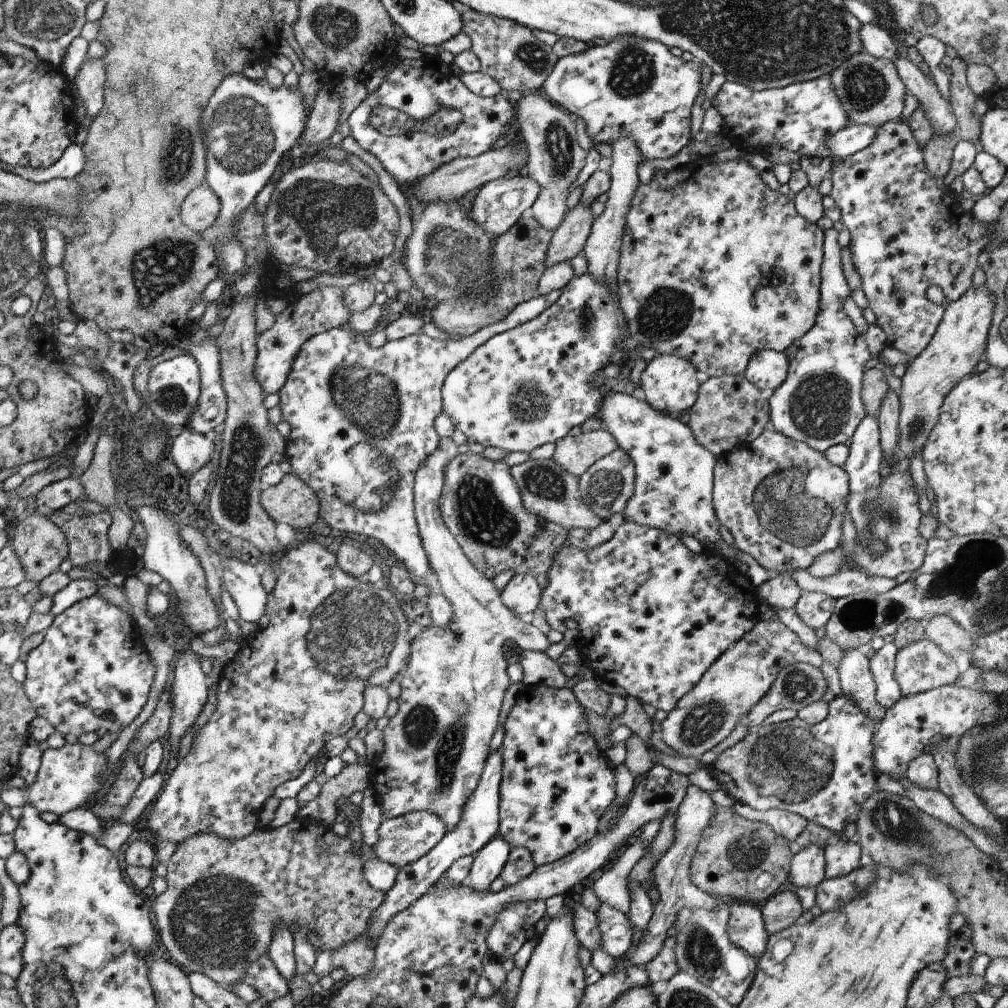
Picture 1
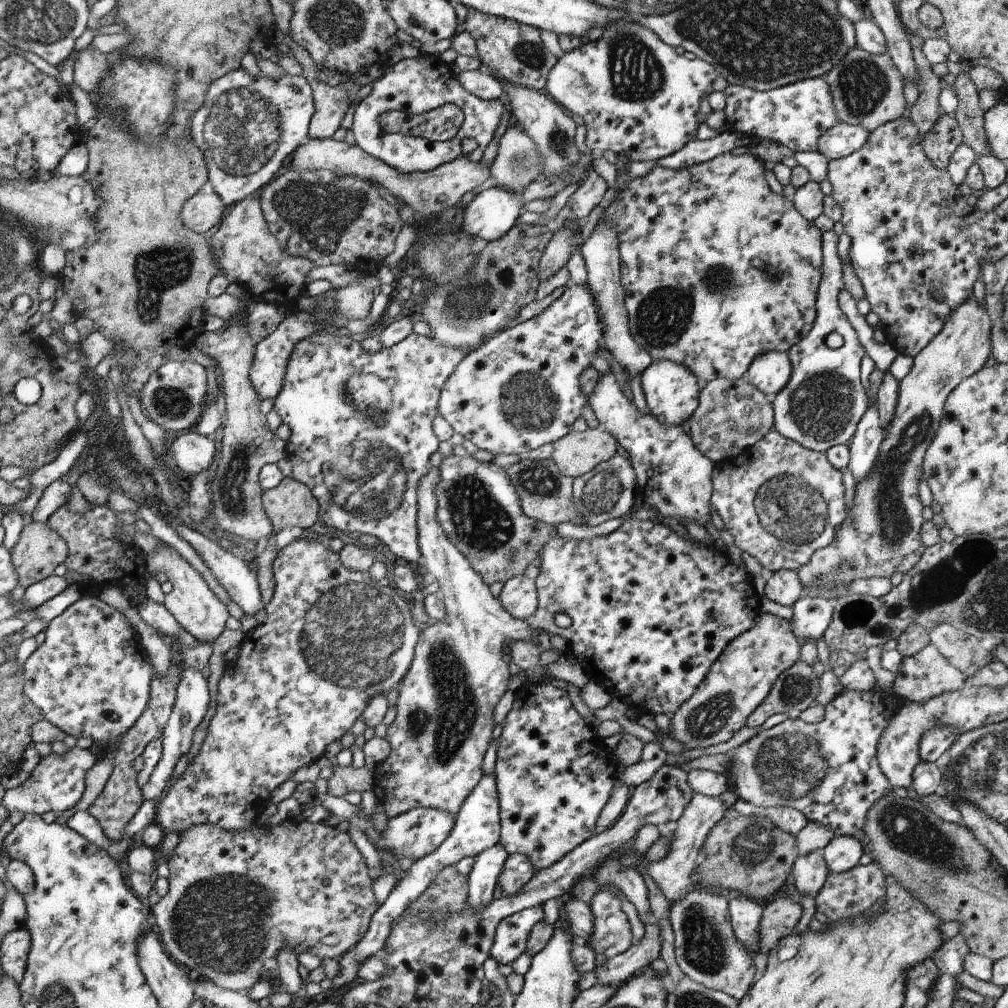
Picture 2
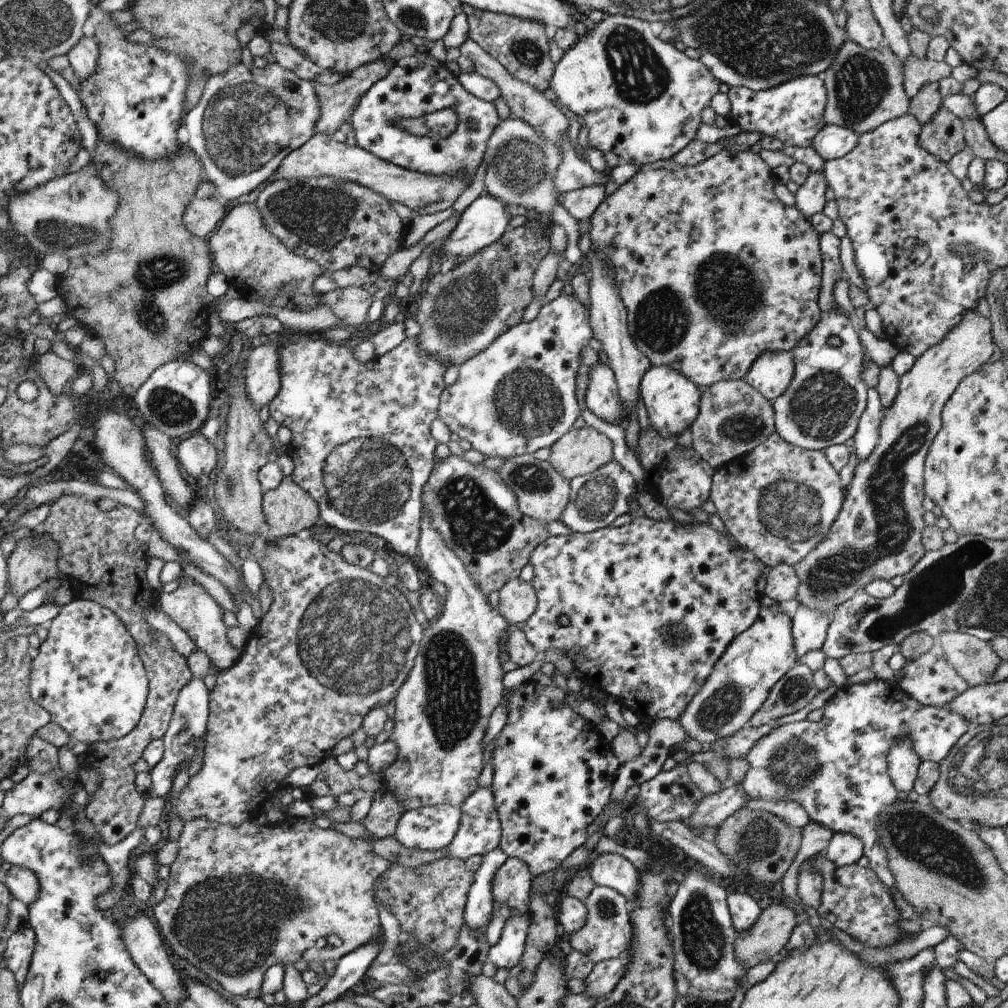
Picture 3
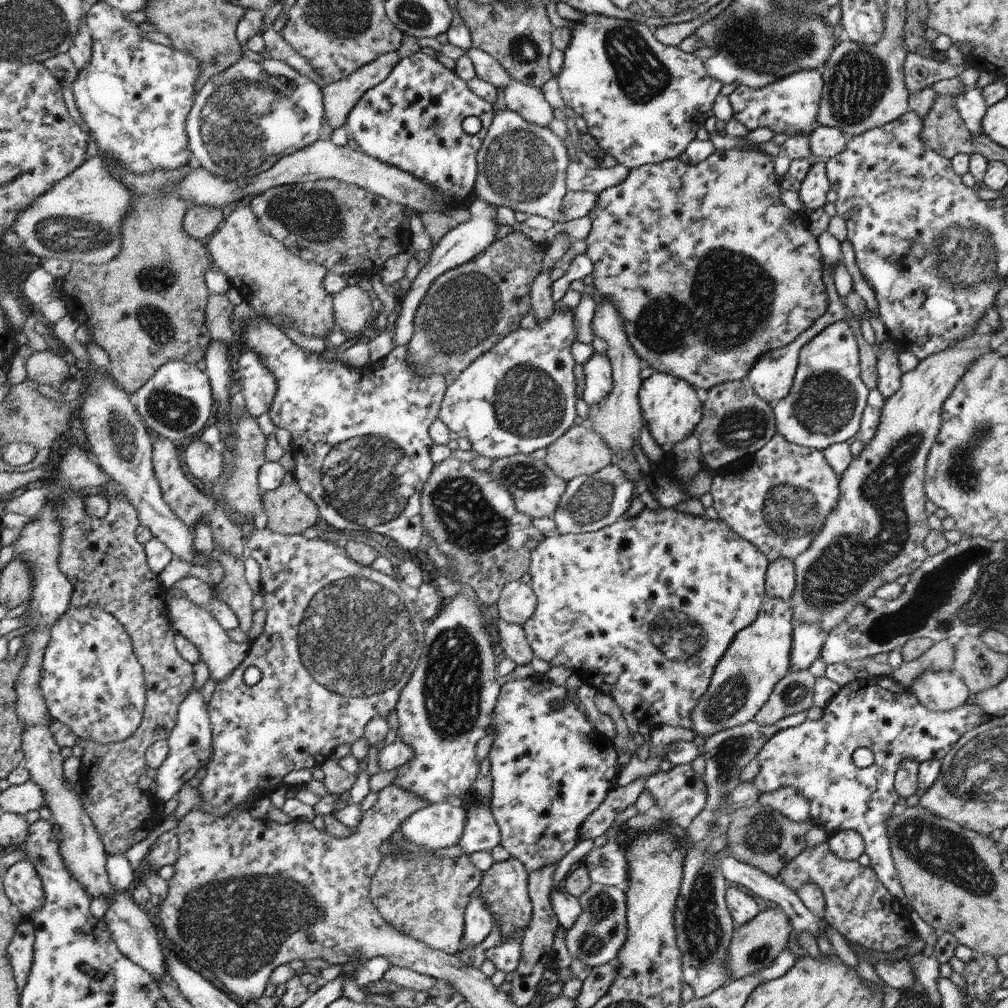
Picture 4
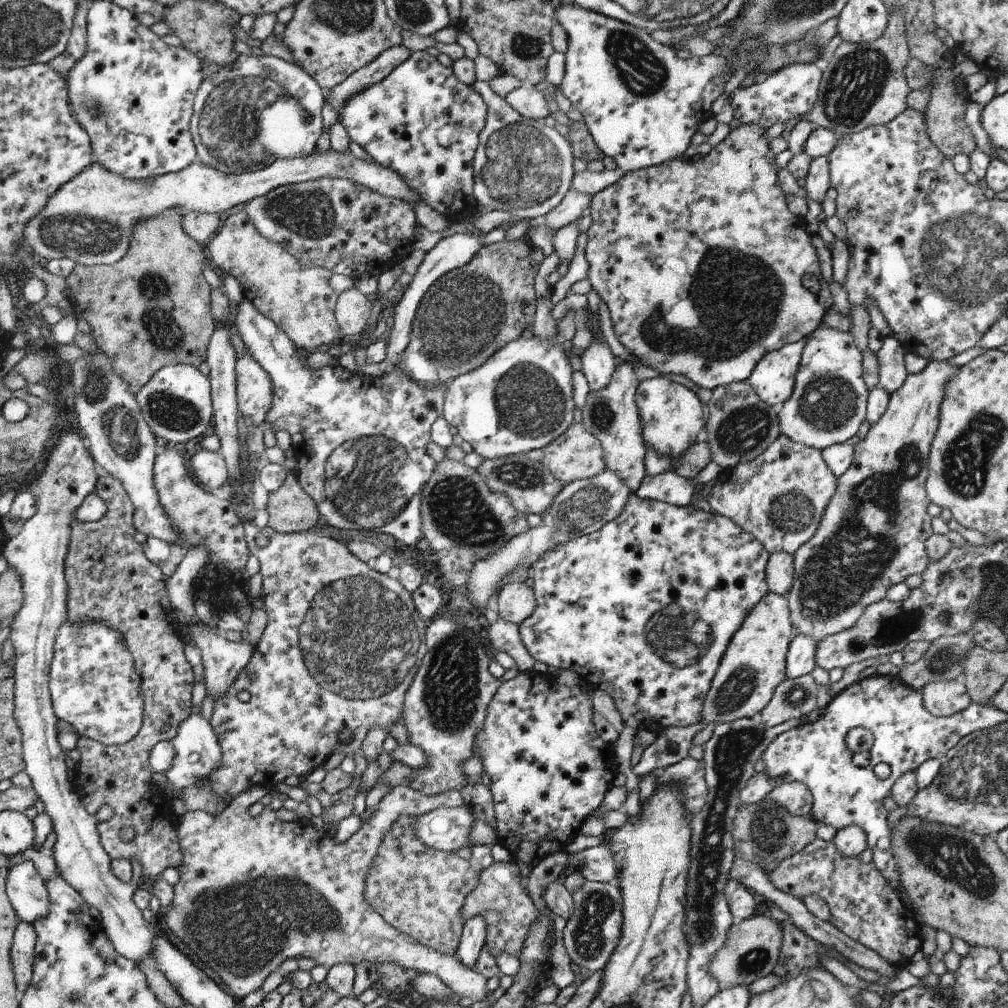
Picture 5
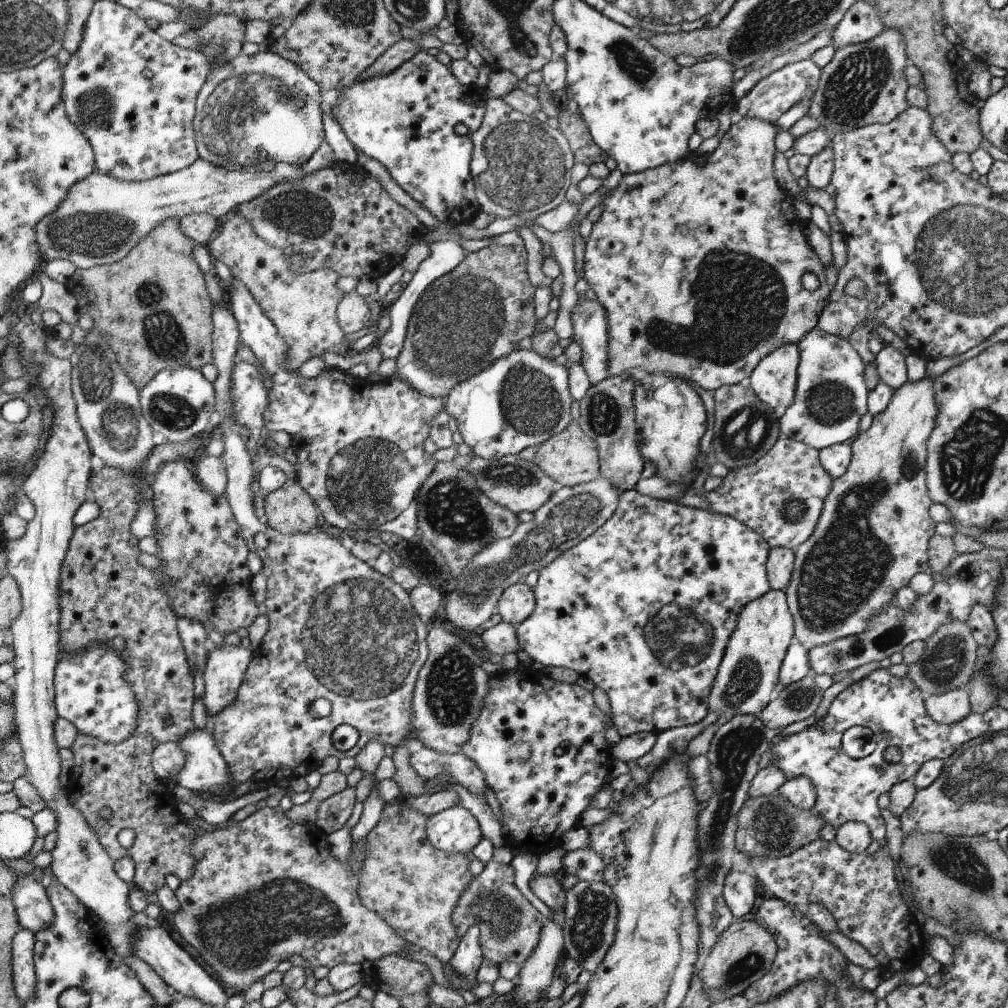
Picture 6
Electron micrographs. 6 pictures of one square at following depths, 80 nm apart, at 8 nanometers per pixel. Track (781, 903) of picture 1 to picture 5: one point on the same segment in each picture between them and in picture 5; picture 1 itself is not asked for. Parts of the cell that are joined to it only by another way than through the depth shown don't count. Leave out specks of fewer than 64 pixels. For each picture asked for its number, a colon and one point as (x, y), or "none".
2: (780, 918)
3: (768, 937)
4: (754, 946)
5: (753, 947)

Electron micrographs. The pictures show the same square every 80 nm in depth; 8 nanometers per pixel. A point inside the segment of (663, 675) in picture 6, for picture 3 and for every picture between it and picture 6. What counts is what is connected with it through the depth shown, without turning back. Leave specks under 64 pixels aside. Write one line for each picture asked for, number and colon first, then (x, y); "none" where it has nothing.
3: (653, 605)
4: (642, 610)
5: (644, 608)

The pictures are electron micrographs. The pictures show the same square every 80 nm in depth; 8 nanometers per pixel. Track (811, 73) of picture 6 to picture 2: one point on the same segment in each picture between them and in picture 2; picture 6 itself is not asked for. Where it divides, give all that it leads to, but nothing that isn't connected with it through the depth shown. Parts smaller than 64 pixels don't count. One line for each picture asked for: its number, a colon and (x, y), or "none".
2: (796, 115)
3: (793, 111)
4: (790, 106)
5: (785, 96)

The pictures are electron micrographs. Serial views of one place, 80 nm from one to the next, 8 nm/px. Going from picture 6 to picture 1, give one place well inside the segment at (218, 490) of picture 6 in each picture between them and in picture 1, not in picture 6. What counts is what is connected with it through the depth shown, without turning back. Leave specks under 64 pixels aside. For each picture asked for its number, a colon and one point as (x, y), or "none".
1: (191, 450)
2: (193, 452)
3: (195, 454)
4: (206, 464)
5: (210, 468)

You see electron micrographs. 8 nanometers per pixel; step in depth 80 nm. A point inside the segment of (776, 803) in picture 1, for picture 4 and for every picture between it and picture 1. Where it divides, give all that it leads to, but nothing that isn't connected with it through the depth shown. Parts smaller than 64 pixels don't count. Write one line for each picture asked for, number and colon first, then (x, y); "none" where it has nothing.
2: (829, 771)
3: (835, 769)
4: (816, 757)

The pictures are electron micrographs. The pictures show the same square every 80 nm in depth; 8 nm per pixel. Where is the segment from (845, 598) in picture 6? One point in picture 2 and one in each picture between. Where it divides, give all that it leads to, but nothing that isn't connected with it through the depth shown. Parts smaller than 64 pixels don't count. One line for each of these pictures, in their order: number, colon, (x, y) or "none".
2: (882, 535)
3: (877, 535)
4: (876, 533)
5: (873, 534)

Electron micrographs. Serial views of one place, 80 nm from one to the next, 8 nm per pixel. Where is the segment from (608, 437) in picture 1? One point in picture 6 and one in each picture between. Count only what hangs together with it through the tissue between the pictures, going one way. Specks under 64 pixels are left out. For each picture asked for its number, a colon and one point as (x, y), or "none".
2: (576, 454)
3: (580, 452)
4: (581, 451)
5: (575, 455)
6: (572, 458)

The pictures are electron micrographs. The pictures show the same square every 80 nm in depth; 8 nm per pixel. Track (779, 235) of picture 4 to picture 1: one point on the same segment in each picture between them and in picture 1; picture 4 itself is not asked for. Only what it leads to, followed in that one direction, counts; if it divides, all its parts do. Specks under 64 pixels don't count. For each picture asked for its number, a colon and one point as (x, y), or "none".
1: (715, 266)
2: (716, 269)
3: (713, 270)

